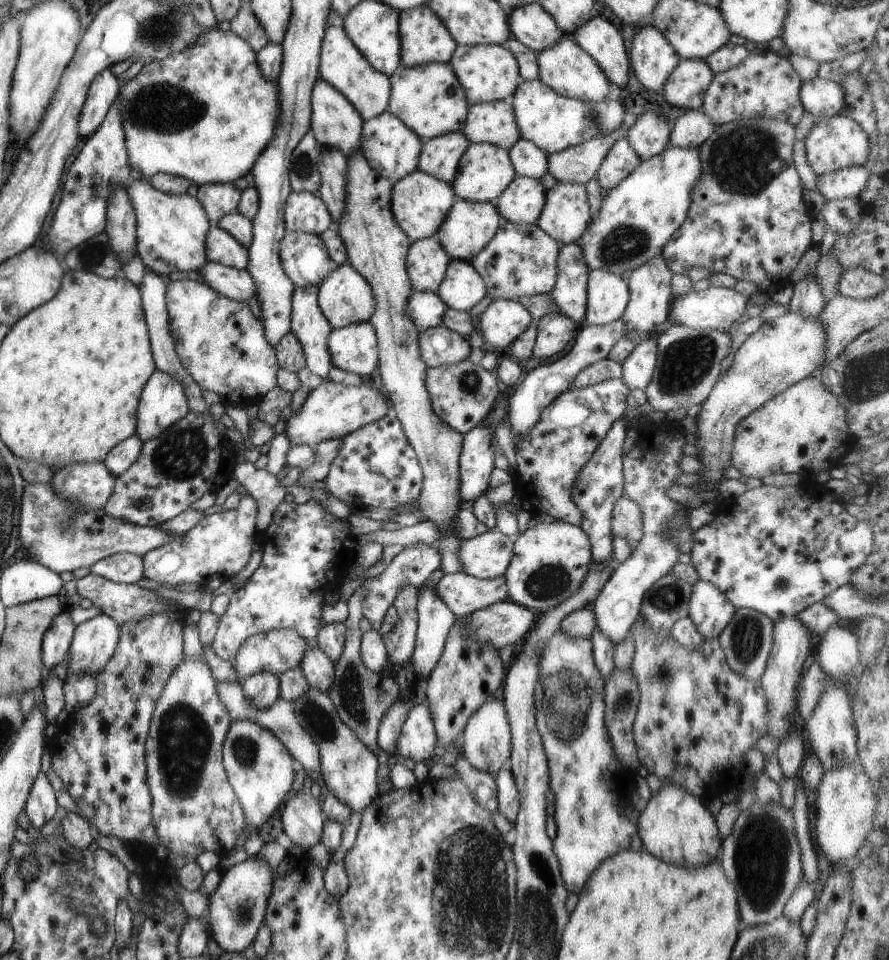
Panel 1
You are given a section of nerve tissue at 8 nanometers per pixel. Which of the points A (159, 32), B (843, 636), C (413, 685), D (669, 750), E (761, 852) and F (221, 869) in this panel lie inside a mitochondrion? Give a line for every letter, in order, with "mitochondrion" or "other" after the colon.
A: mitochondrion
B: other
C: other
D: other
E: mitochondrion
F: other

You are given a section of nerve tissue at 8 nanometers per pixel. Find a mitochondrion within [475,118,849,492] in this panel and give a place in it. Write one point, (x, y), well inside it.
(743, 161)

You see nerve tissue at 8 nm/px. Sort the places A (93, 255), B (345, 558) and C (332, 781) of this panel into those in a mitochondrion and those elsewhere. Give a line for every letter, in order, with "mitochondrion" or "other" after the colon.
A: mitochondrion
B: other
C: other

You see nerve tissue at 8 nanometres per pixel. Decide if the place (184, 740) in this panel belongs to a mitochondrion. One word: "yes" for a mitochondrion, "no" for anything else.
yes

